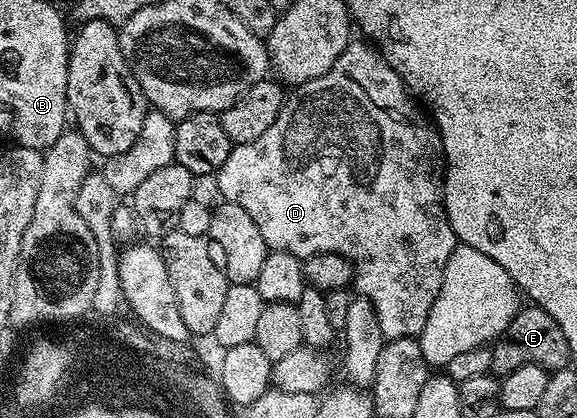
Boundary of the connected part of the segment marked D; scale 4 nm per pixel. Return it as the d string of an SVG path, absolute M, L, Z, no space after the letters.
M349 42L342 57L338 57L338 61L334 61L334 65L326 73L322 73L322 77L303 83L285 98L278 117L274 117L274 125L270 125L270 129L266 129L266 133L262 133L258 141L235 144L230 157L226 157L226 165L222 165L222 169L216 172L214 182L227 202L242 205L242 209L250 213L269 251L285 251L298 256L301 260L314 253L338 253L349 259L352 262L355 294L361 299L368 299L370 305L374 305L374 313L378 313L378 325L382 325L385 340L415 339L422 333L430 317L430 309L442 289L446 261L454 248L458 246L454 229L450 229L450 221L444 212L444 168L446 166L444 146L436 147L440 132L438 130L435 135L432 135L432 132L437 129L435 126L428 131L432 123L429 123L427 127L424 127L426 123L420 123L420 118L425 115L425 112L418 106L417 100L405 87L395 69L385 61L384 56L371 42L356 42Z

